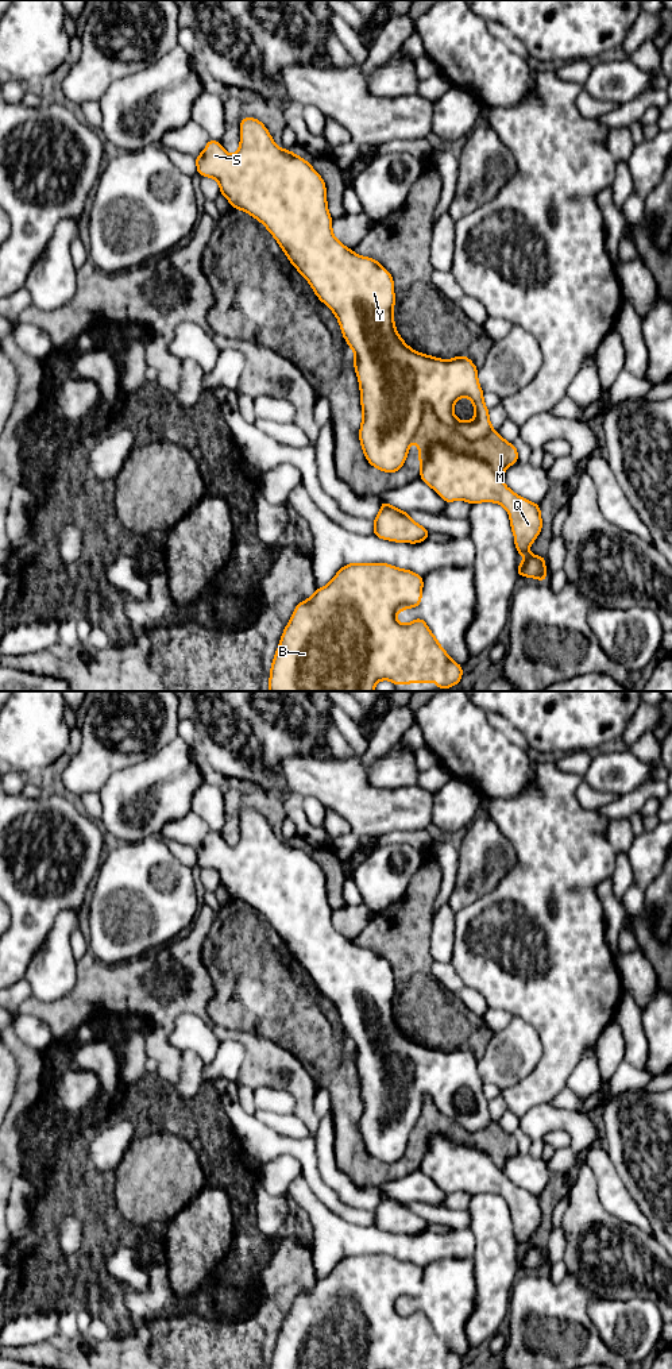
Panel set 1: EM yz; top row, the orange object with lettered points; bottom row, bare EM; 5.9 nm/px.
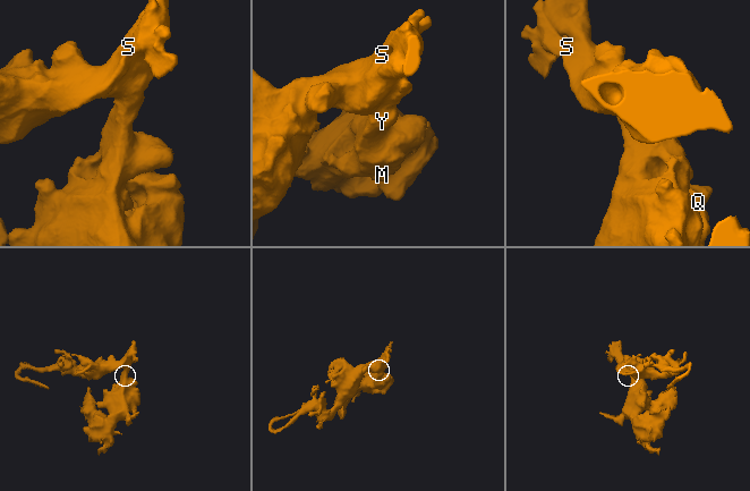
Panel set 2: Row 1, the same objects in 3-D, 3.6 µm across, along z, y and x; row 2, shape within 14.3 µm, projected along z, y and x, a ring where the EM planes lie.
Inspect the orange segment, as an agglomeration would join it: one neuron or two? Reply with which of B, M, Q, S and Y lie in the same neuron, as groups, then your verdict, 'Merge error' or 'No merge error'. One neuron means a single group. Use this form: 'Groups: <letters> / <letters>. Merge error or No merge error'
Groups: B Q S Y / M. Merge error

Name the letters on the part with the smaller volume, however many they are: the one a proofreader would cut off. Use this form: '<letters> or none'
M

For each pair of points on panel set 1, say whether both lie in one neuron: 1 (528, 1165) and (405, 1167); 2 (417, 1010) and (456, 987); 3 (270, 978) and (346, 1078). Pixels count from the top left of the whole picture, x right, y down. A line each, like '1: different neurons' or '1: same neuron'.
1: different neurons
2: different neurons
3: same neuron

